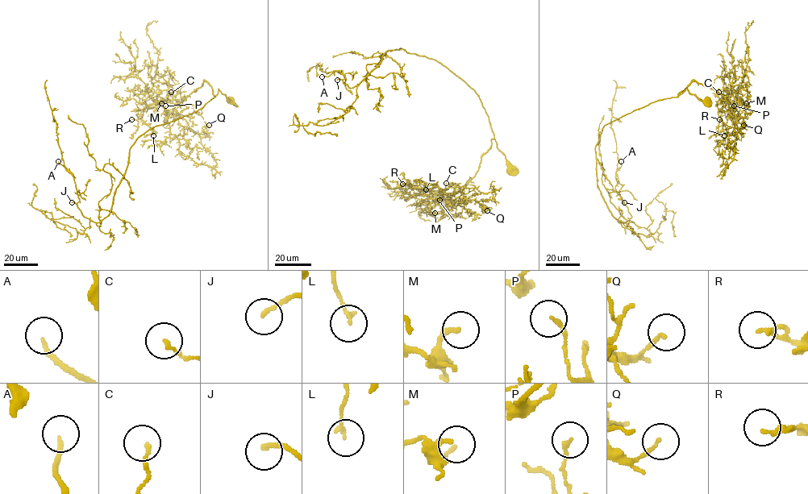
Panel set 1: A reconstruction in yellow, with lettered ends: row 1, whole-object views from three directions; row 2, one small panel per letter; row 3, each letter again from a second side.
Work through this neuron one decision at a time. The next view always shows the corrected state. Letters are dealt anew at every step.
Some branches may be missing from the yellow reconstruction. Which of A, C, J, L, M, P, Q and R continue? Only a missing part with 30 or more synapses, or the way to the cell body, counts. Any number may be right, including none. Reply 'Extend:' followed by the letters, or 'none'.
Extend: A, J

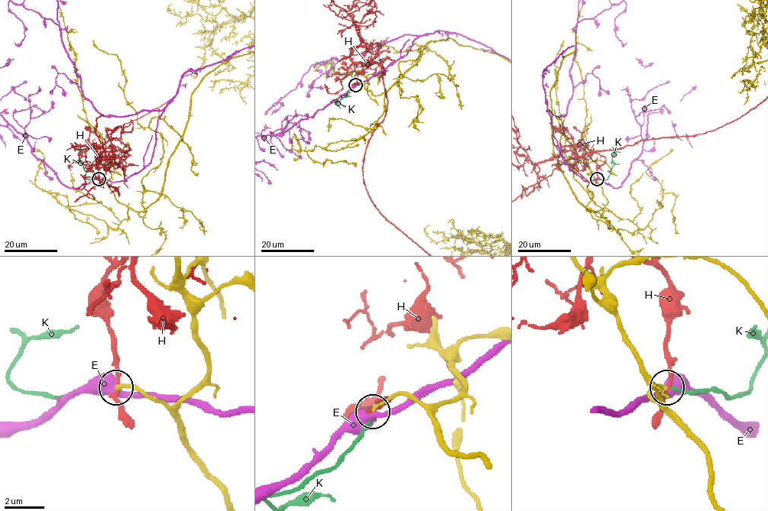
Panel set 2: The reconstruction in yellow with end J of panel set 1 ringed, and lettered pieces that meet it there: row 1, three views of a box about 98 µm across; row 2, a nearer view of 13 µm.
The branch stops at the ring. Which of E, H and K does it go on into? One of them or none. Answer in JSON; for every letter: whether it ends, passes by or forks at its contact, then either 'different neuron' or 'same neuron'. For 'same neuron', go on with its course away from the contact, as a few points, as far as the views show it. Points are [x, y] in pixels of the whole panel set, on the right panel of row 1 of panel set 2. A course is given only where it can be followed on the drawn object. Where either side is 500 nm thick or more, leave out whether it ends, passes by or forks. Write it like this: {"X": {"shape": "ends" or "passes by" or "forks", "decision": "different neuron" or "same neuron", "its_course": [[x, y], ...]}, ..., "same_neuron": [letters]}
{"E": {"shape": "passes by", "decision": "different neuron"}, "H": {"shape": "passes by", "decision": "different neuron"}, "K": {"shape": "ends", "decision": "same neuron", "its_course": [[597, 178], [607, 179], [614, 164], [612, 156], [617, 151], [620, 152]]}, "same_neuron": ["K"]}

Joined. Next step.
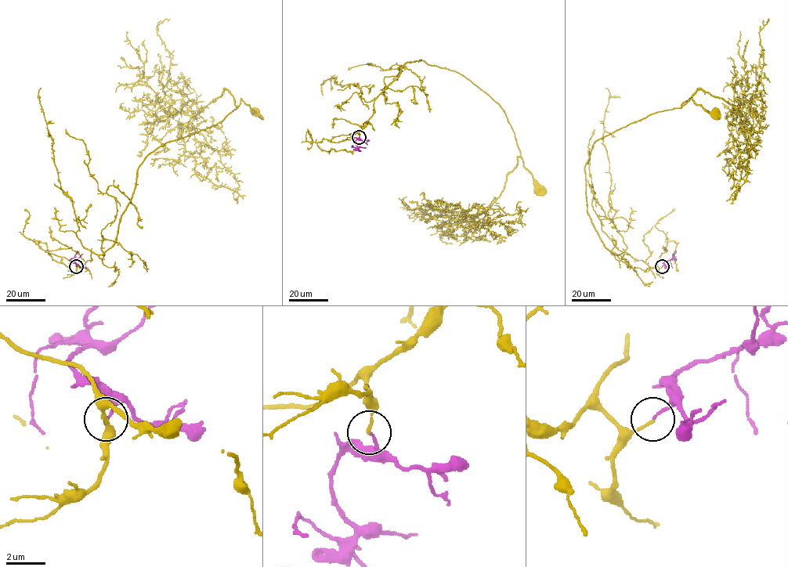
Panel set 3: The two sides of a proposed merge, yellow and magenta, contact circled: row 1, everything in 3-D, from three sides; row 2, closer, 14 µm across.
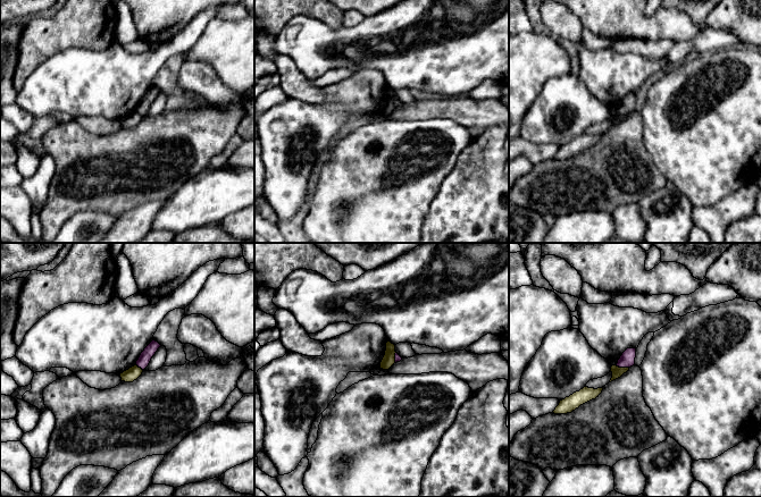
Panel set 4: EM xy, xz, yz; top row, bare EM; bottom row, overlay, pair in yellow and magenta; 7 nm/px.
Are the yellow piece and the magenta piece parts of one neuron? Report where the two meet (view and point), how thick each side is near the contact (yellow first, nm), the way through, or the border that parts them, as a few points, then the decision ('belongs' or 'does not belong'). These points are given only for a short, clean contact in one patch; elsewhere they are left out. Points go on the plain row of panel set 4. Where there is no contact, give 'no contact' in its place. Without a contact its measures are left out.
contact yz (622, 114); calibres 80 and 110 nm; border yz (616, 111), (628, 114); does not belong

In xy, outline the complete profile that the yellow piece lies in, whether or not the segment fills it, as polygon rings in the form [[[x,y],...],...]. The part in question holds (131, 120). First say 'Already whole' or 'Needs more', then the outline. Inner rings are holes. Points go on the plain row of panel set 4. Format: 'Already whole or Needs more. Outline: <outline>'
Already whole. Outline: [[[135,110],[134,112],[120,119],[122,127],[133,128],[142,120],[142,118],[143,116]]]

